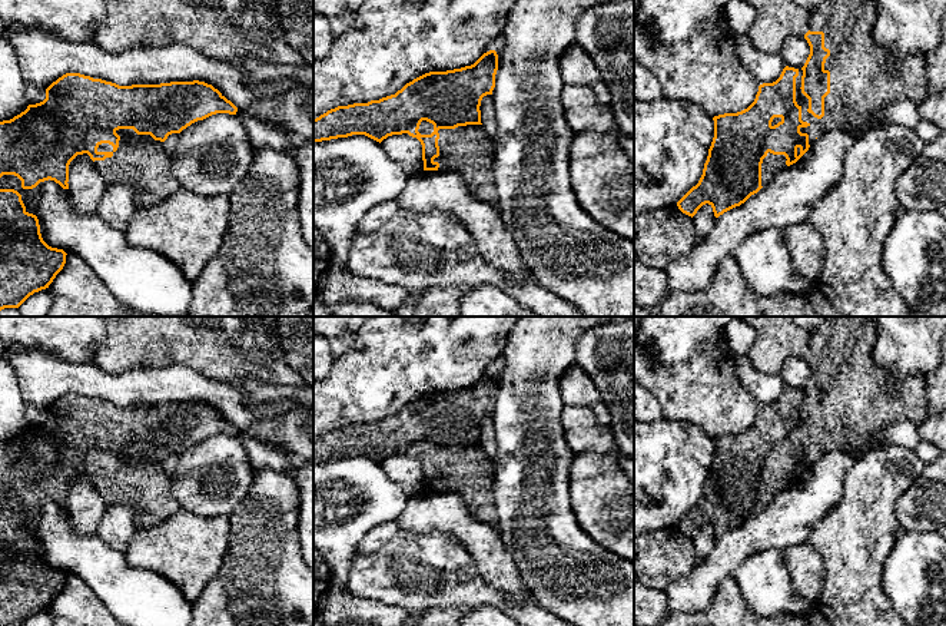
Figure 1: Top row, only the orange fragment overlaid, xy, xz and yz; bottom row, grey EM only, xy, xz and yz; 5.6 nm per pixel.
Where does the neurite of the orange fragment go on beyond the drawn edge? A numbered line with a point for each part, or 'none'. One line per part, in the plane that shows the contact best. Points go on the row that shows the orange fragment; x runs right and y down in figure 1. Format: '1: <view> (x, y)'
none

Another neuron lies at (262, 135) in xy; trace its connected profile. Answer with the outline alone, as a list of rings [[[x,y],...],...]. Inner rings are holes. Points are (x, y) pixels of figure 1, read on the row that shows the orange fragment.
[[[238,110],[236,115],[242,119],[253,153],[266,148],[272,148],[278,152],[293,149],[291,145],[291,133],[288,130],[243,110]]]

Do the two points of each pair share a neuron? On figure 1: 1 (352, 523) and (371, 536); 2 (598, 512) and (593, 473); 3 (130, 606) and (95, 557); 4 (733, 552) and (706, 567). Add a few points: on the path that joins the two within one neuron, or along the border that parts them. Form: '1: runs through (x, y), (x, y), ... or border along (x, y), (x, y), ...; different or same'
1: border along (395, 520), (372, 527), (357, 550); different
2: runs through (598, 502), (597, 483); same
3: runs through (128, 595), (102, 569); same
4: runs through (726, 556), (713, 567); same

